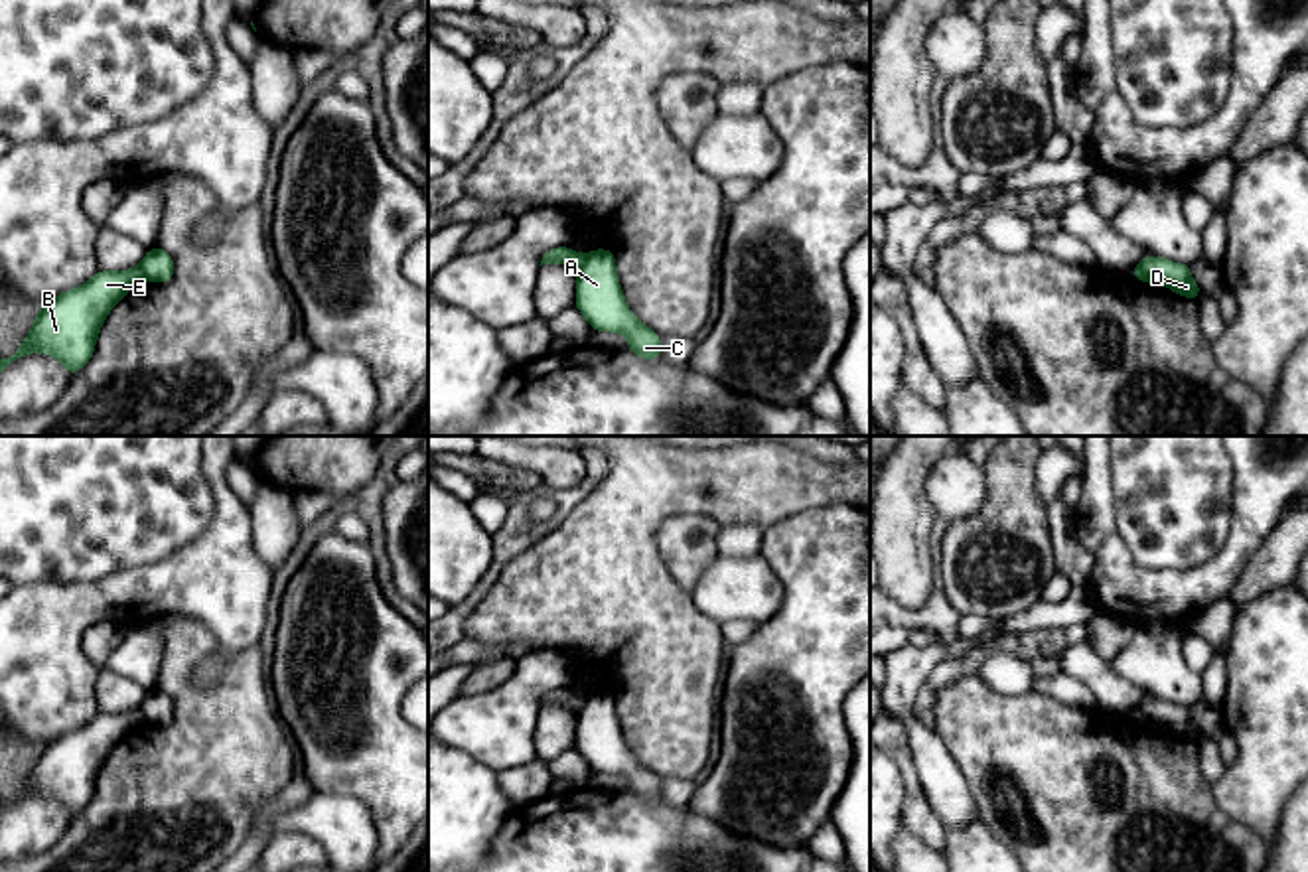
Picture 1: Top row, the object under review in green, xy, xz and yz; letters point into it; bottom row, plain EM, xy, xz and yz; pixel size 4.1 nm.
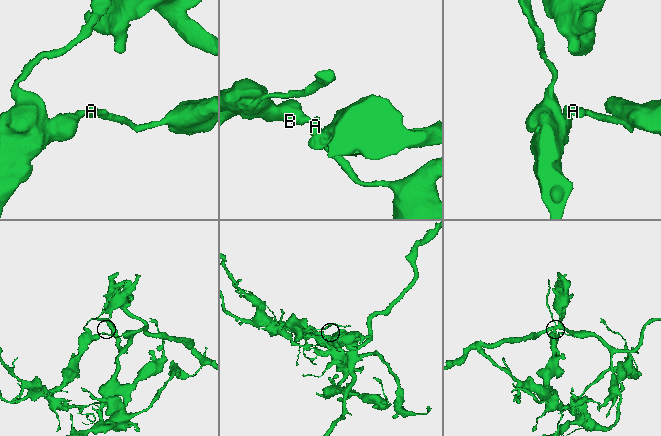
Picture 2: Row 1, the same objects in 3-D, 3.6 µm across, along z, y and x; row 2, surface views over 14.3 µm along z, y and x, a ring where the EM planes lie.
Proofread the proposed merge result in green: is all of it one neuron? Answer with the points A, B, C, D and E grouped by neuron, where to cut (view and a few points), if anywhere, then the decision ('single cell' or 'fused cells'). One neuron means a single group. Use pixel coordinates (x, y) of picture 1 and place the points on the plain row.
groups A C D / B E; cut xz (584, 699), (577, 709); fused cells

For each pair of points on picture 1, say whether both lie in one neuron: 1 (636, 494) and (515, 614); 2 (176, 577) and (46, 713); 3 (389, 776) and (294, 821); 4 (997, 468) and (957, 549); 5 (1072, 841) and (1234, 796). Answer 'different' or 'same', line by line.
1: same
2: same
3: different
4: same
5: different

